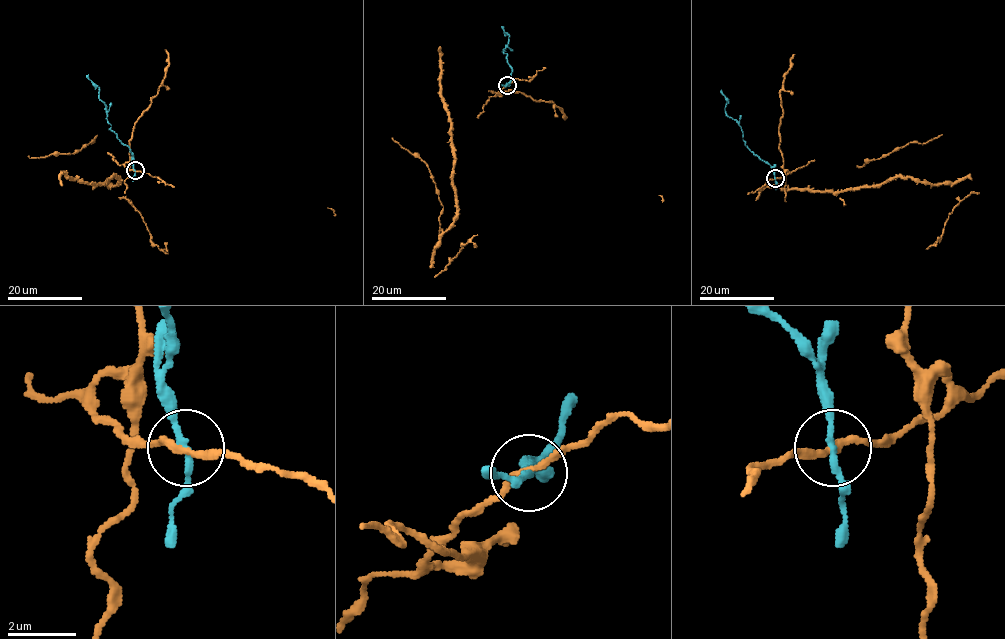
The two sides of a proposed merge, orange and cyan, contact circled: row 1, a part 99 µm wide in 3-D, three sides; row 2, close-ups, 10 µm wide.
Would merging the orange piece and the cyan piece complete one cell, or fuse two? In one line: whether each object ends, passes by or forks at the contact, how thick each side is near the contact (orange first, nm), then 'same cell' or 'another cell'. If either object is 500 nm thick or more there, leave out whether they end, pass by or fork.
orange passes by; cyan passes by; 190 nm thick on the orange side, 170 nm on the other; another cell

